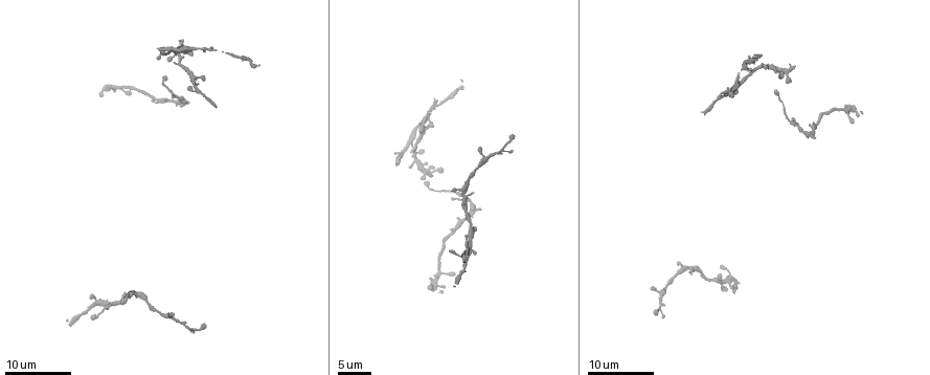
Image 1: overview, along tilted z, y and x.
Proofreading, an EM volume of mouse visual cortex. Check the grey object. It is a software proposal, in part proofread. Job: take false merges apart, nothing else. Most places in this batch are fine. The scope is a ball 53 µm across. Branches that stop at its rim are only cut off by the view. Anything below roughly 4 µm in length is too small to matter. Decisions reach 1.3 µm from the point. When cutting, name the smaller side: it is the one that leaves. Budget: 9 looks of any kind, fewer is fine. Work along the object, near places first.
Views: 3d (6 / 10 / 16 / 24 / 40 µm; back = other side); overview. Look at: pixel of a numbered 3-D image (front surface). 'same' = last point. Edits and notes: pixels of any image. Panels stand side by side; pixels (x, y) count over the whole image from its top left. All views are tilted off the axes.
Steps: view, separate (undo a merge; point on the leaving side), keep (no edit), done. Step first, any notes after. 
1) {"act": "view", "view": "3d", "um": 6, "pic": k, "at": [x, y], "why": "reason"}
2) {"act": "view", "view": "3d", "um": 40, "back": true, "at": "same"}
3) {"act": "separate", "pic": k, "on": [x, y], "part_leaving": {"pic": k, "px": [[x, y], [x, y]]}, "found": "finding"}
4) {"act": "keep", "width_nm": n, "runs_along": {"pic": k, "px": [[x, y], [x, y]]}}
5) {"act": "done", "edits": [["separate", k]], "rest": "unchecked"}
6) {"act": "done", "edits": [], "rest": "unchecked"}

{"act": "view", "view": "3d", "um": 16, "pic": 1, "at": [459, 196], "why": "small branch off a trunk"}

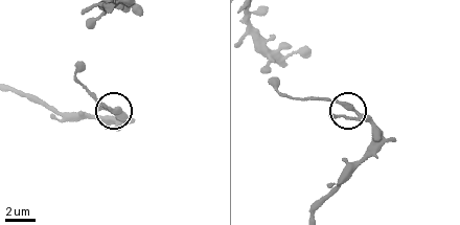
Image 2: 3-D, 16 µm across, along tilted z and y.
{"act": "view", "view": "3d", "um": 6, "pic": 2, "at": [114, 112]}

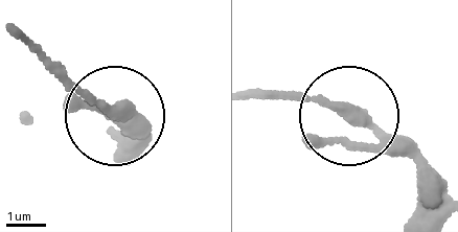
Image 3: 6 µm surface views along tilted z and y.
{"act": "keep", "arms": 3, "found": "one neuron here"}

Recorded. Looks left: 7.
{"act": "view", "view": "3d", "um": 24, "pic": 1, "at": [142, 294]}

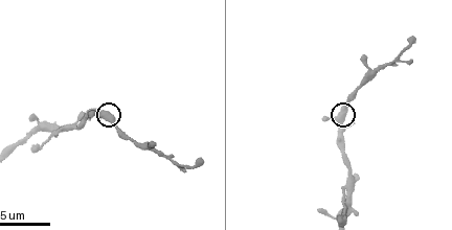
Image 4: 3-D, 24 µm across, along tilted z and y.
{"act": "view", "view": "3d", "um": 10, "pic": 4, "at": [110, 113]}

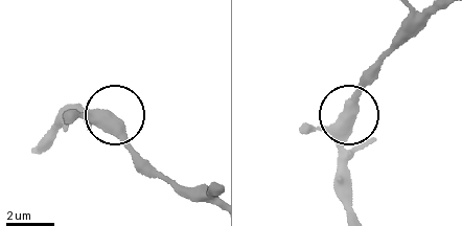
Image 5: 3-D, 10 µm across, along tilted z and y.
{"act": "view", "view": "3d", "um": 6, "pic": 5, "at": [115, 116]}

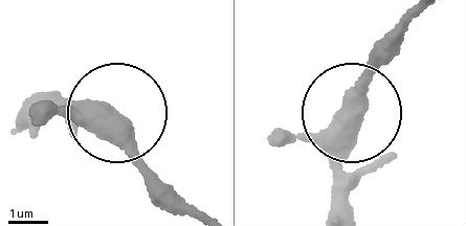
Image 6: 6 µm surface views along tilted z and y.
{"act": "keep", "width_nm": 490, "runs_along": {"pic": 6, "px": [[59, 90], [86, 111], [123, 120], [155, 194]]}, "found": "continuous, no second neuron"}

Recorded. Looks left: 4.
{"act": "view", "view": "3d", "um": 6, "pic": 4, "at": [352, 182], "why": "three-way junction"}

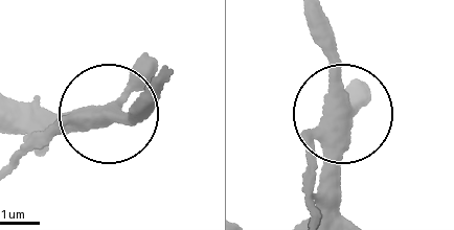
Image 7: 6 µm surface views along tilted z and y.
{"act": "view", "view": "3d", "um": 6, "back": true, "pic": 7, "at": [348, 117]}

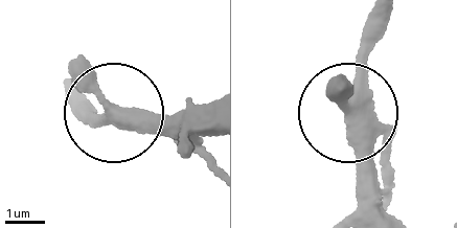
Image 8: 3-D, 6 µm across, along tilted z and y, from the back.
{"act": "keep", "width_nm": 360, "found": "continuous, no second neuron"}

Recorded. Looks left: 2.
{"act": "view", "view": "3d", "um": 16, "pic": 4, "at": [183, 166], "why": "three-way junction"}

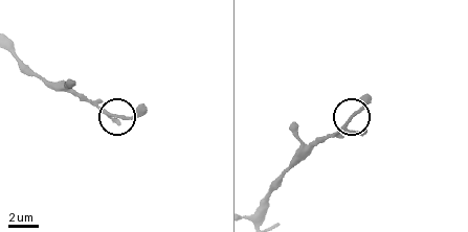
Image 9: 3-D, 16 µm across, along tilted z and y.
{"act": "view", "view": "3d", "um": 16, "back": true, "pic": 9, "at": [115, 116]}

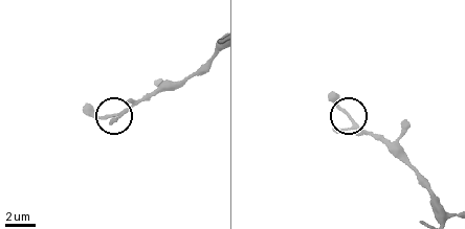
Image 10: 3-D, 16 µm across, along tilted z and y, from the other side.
{"act": "keep", "arms": 3, "runs_along": {"pic": 10, "px": [[440, 215], [440, 201], [419, 173], [328, 95]]}, "found": "continuous, no second neuron"}

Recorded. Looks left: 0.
{"act": "done", "edits": [], "rest": "unchecked"}

